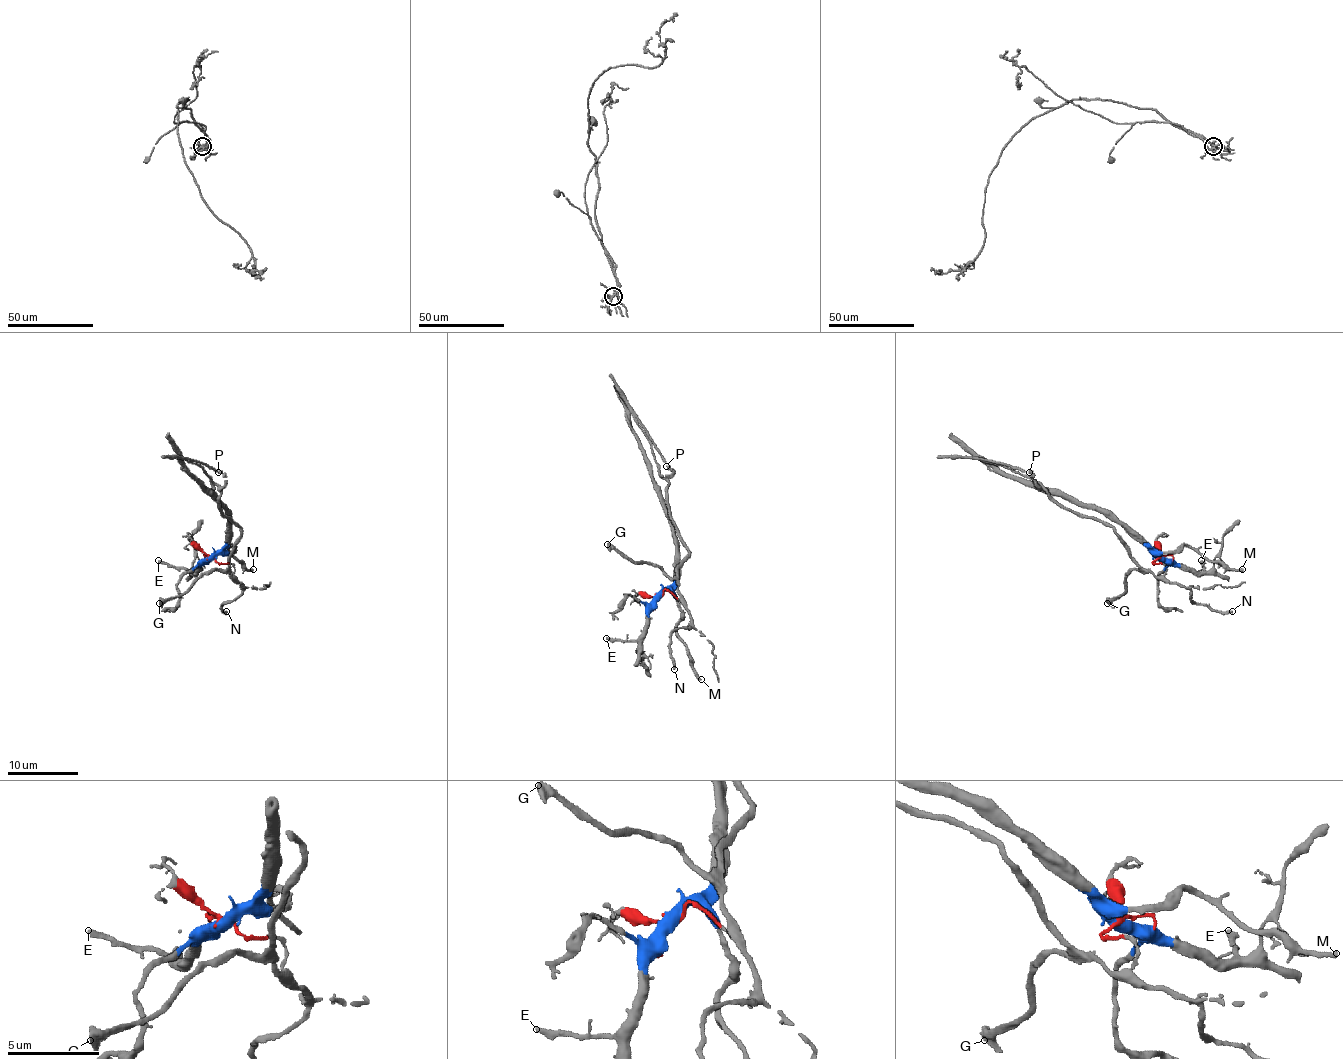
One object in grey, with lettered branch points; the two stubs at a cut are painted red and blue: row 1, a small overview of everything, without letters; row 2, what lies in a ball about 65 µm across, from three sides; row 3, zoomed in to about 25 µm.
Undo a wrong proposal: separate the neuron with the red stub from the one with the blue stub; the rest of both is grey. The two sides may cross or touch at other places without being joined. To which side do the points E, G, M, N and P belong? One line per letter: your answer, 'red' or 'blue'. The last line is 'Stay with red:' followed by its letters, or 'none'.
E: blue
G: red
M: blue
N: red
P: red
Stay with red: G, N, P

